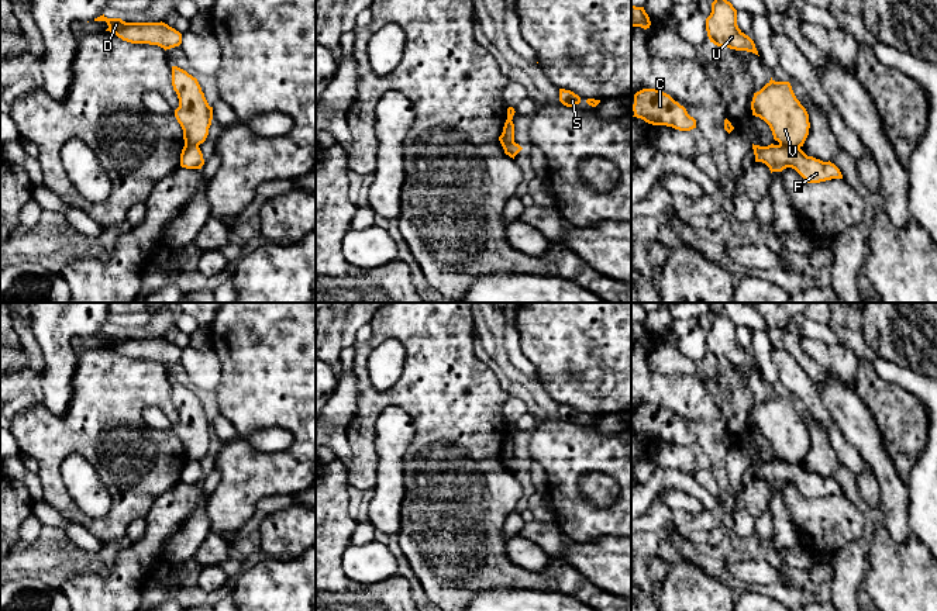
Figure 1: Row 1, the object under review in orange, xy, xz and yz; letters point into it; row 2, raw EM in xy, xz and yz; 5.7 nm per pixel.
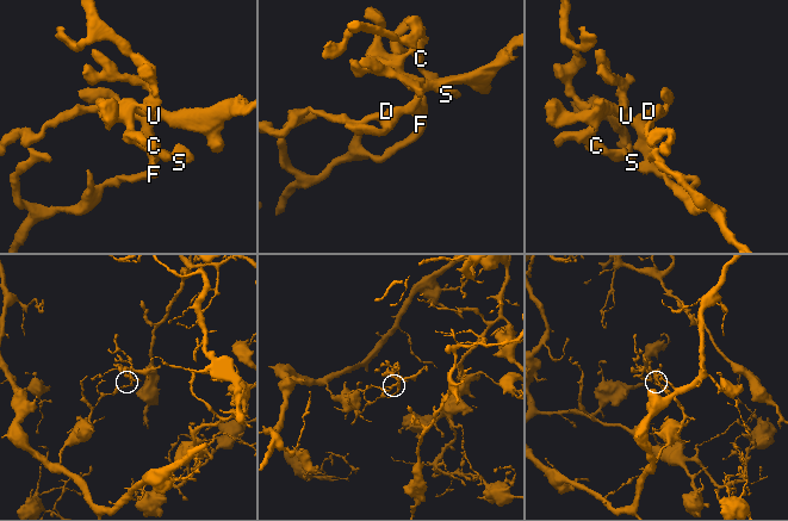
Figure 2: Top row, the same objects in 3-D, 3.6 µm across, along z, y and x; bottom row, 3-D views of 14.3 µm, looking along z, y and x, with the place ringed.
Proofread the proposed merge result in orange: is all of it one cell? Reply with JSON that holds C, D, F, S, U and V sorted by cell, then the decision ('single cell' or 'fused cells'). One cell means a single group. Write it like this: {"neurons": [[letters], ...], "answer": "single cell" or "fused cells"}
{"neurons": [["C", "D", "S", "U", "V"], ["F"]], "answer": "fused cells"}

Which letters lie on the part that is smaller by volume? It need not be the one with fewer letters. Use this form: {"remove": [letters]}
{"remove": ["C", "D", "S", "U", "V"]}

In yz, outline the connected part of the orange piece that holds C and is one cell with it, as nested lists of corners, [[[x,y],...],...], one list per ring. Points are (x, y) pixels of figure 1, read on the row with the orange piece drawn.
[[[643,89],[634,94],[633,111],[637,118],[652,125],[666,125],[679,131],[696,128],[696,120],[669,94],[657,89]]]

